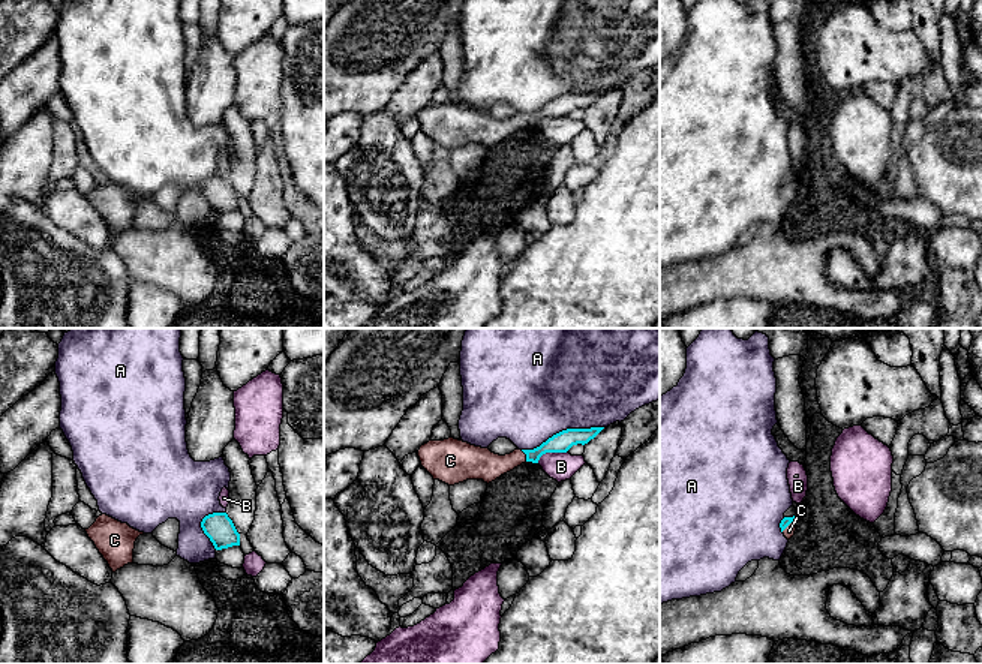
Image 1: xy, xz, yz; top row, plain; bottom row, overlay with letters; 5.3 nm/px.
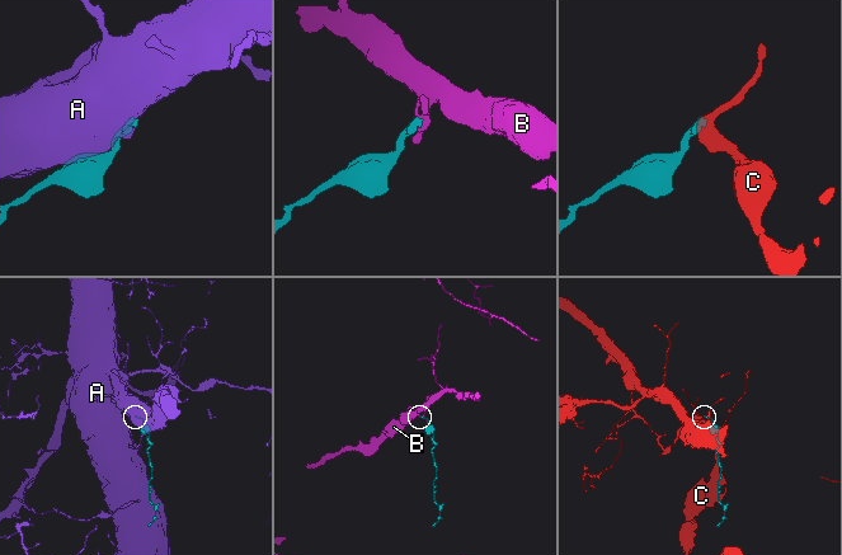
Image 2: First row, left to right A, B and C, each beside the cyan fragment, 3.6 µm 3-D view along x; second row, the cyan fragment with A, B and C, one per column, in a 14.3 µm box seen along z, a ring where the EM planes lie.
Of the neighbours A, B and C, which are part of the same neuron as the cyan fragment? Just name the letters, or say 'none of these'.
C

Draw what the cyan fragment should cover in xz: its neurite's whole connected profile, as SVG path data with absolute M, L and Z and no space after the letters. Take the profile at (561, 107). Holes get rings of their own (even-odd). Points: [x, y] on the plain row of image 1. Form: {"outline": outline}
{"outline": "M567 93L553 99L534 114L517 112L505 120L454 102L429 105L420 111L417 118L421 130L433 144L439 144L448 150L466 144L483 144L489 148L525 126L538 127L540 121L546 117L567 117L573 109L585 109L603 93Z"}

